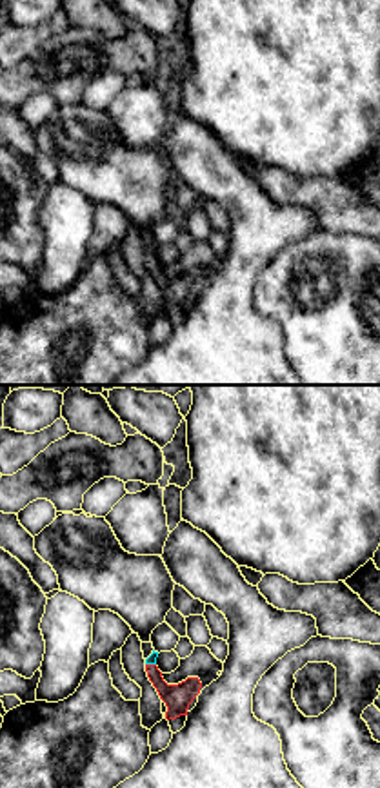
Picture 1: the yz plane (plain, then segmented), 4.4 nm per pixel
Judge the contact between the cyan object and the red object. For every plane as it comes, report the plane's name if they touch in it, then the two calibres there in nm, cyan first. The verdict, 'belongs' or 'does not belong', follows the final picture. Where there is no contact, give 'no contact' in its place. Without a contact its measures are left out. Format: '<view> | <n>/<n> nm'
yz | 50/120 nm

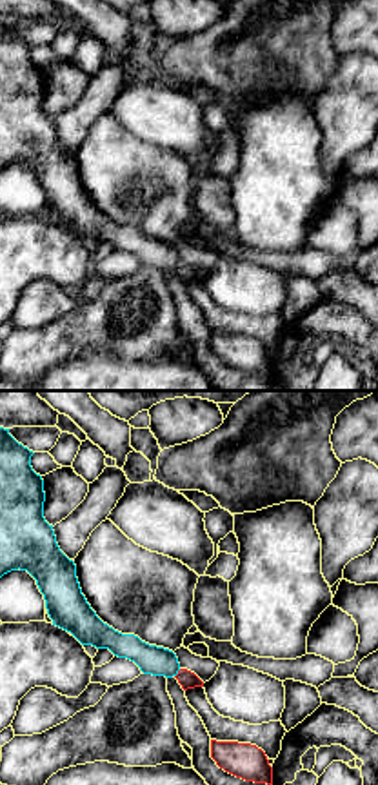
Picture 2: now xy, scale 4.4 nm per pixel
xy | 130/80 nm

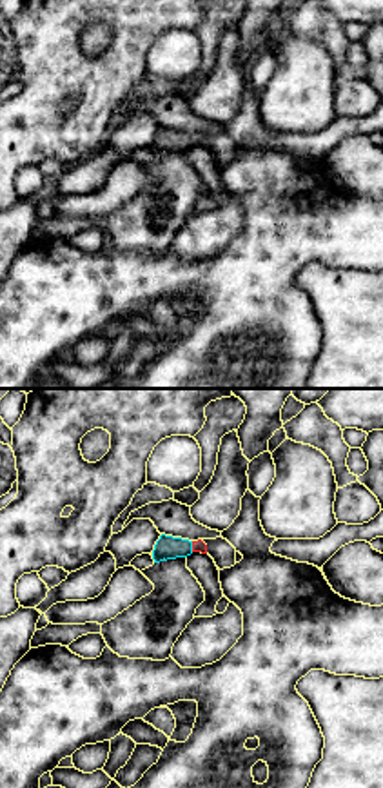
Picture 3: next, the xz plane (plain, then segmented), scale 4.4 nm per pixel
xz | 110/50 nm

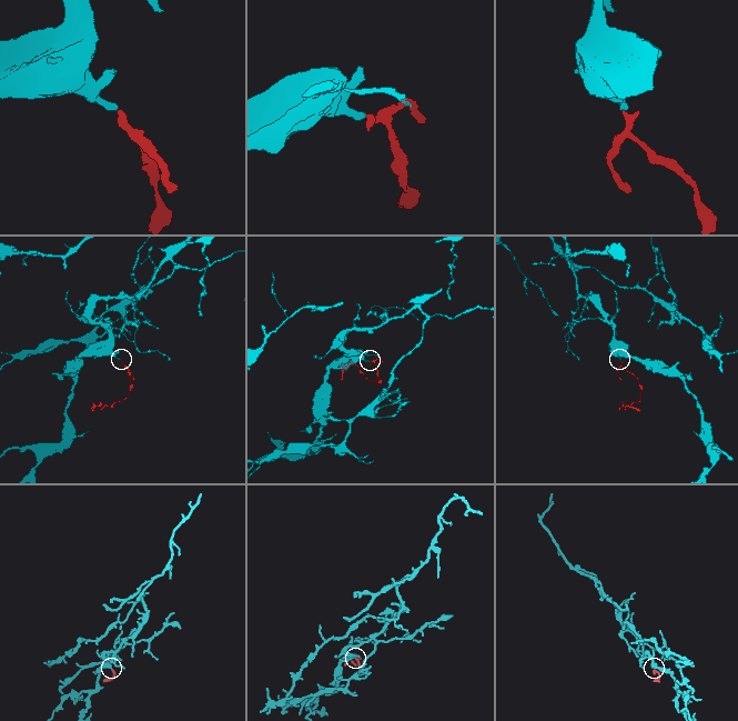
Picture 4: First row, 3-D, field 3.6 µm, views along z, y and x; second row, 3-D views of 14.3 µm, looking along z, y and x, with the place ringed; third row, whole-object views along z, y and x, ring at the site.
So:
belongs

